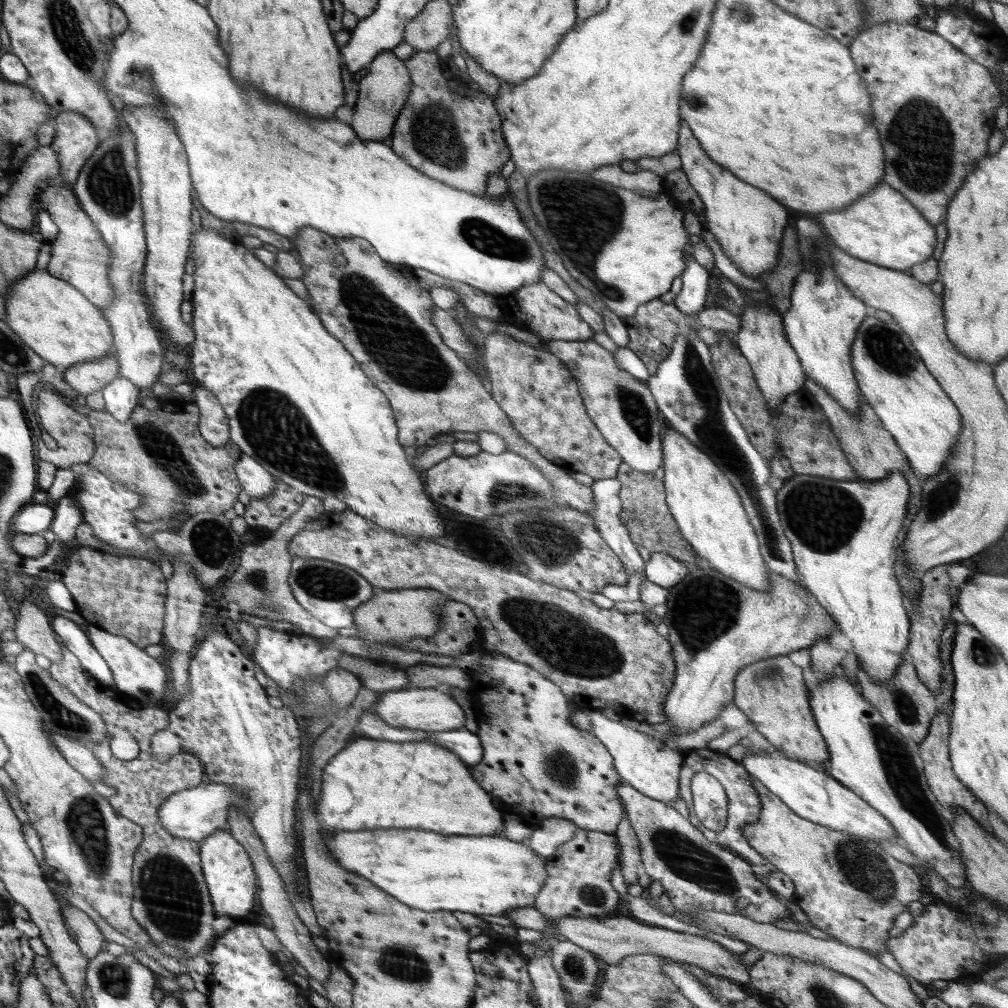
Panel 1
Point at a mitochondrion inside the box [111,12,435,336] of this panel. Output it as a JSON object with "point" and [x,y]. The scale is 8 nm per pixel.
{"point":[139,73]}

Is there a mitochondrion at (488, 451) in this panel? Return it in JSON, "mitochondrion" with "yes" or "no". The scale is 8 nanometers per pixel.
{"mitochondrion":"no"}

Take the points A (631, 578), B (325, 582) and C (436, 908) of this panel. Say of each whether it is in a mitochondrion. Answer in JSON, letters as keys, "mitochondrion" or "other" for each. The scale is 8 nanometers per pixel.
{"A":"other","B":"mitochondrion","C":"other"}

